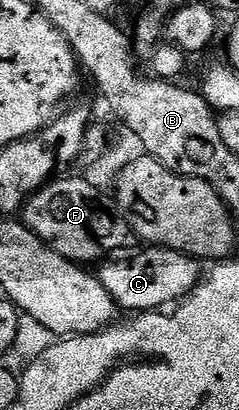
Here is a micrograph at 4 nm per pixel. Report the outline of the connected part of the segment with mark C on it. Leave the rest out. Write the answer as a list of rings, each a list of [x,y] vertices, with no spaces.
[[[151,245],[143,250],[147,251],[141,252],[140,255],[132,254],[130,257],[104,262],[98,268],[97,278],[101,285],[105,285],[105,289],[109,289],[109,297],[113,297],[116,308],[123,310],[124,307],[127,313],[158,311],[170,308],[176,301],[186,299],[201,278],[200,260],[168,247]]]

